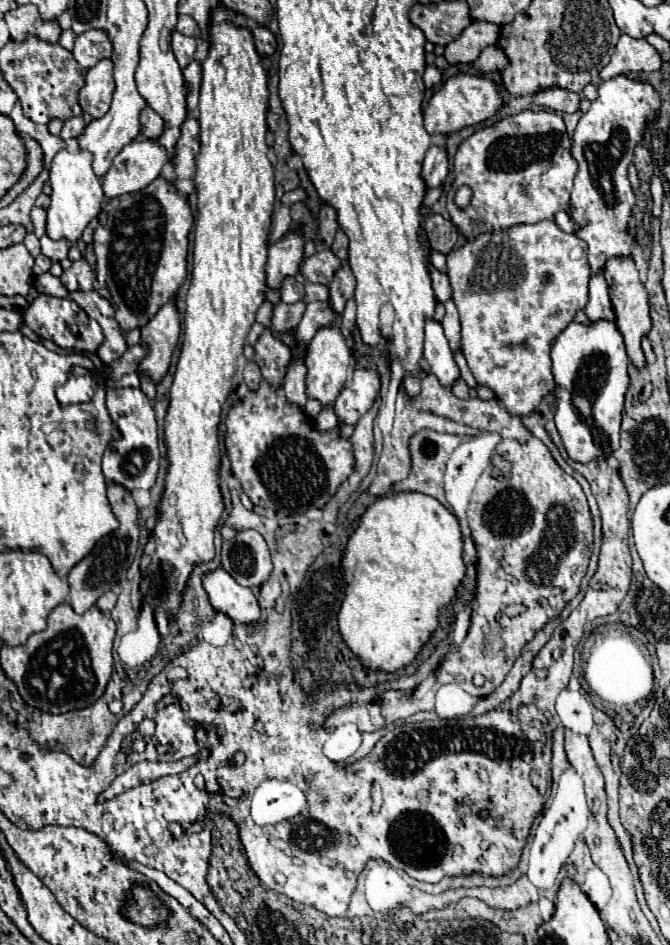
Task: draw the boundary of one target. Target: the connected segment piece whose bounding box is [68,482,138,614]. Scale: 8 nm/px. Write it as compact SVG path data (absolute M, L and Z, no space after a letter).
M108 482L108 500L112 504L112 510L120 522L120 528L116 532L112 532L110 536L102 538L94 550L84 558L80 560L72 572L68 574L68 584L70 584L70 606L74 608L74 612L82 614L86 612L88 608L92 608L96 604L96 600L114 588L114 584L126 576L126 570L128 566L132 564L132 558L134 558L134 550L138 546L138 510L136 510L136 504L130 496L130 492L116 484L116 482Z

